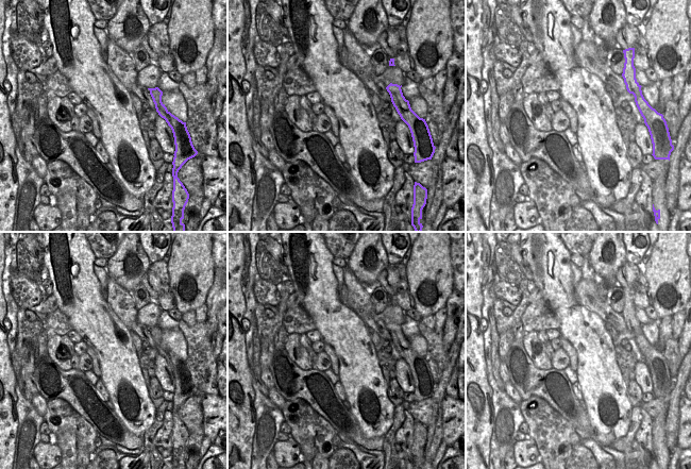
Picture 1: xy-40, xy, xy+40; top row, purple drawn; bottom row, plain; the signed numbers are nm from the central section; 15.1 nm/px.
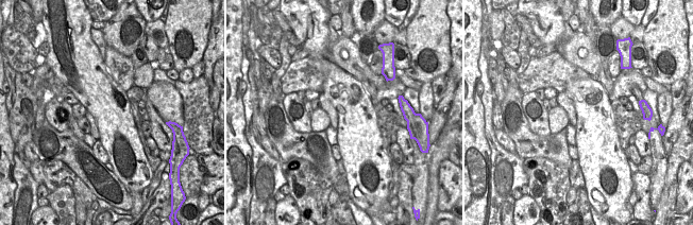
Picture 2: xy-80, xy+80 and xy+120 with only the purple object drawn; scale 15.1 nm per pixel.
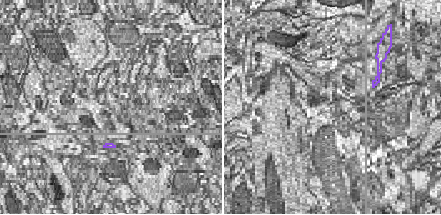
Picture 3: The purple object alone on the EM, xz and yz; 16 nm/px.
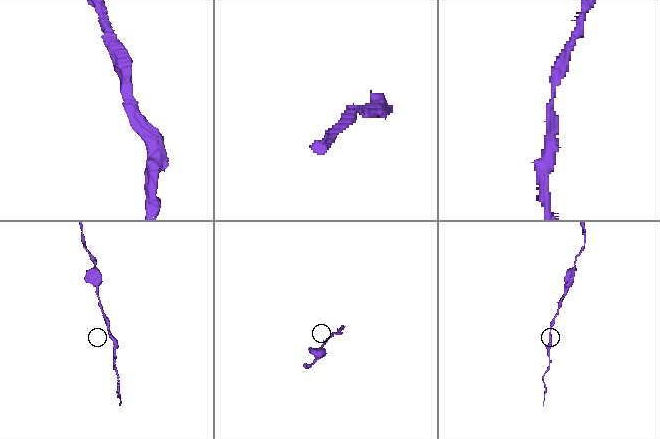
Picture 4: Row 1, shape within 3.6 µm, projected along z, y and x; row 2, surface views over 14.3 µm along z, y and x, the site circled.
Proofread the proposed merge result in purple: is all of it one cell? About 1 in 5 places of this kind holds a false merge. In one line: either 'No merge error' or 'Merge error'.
No merge error.

